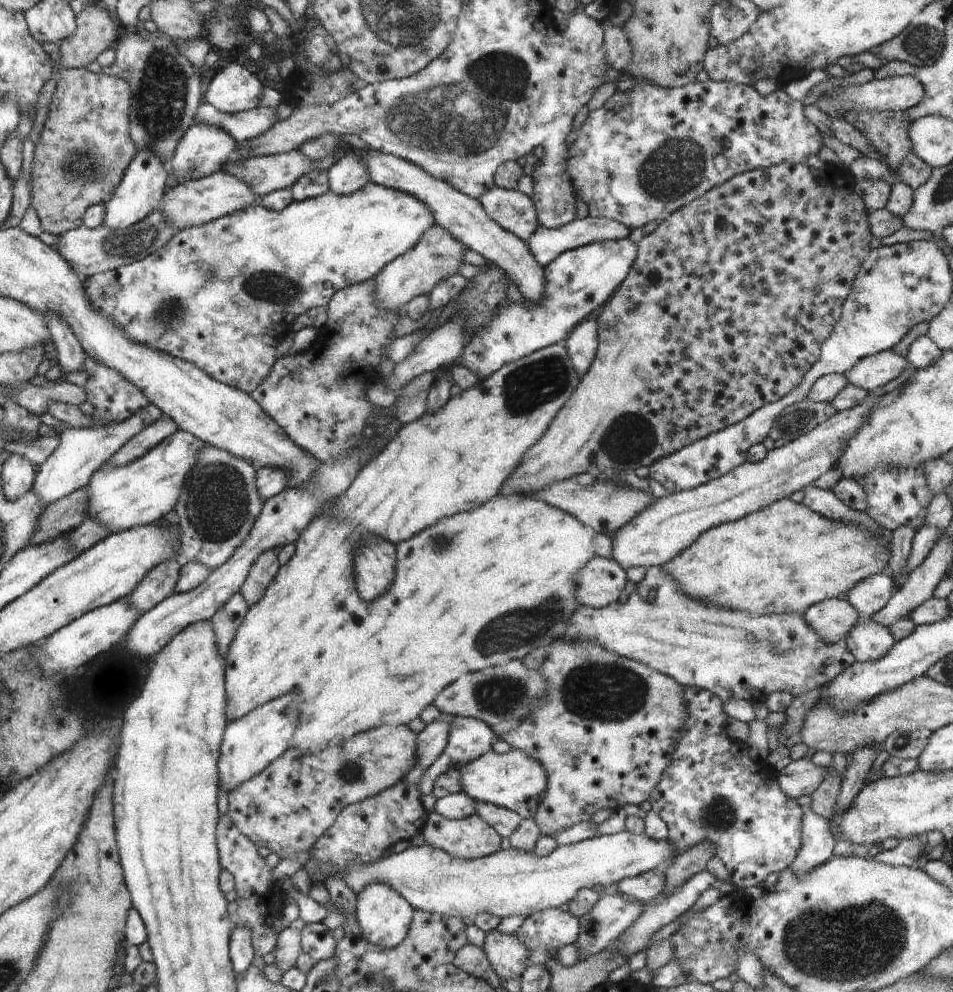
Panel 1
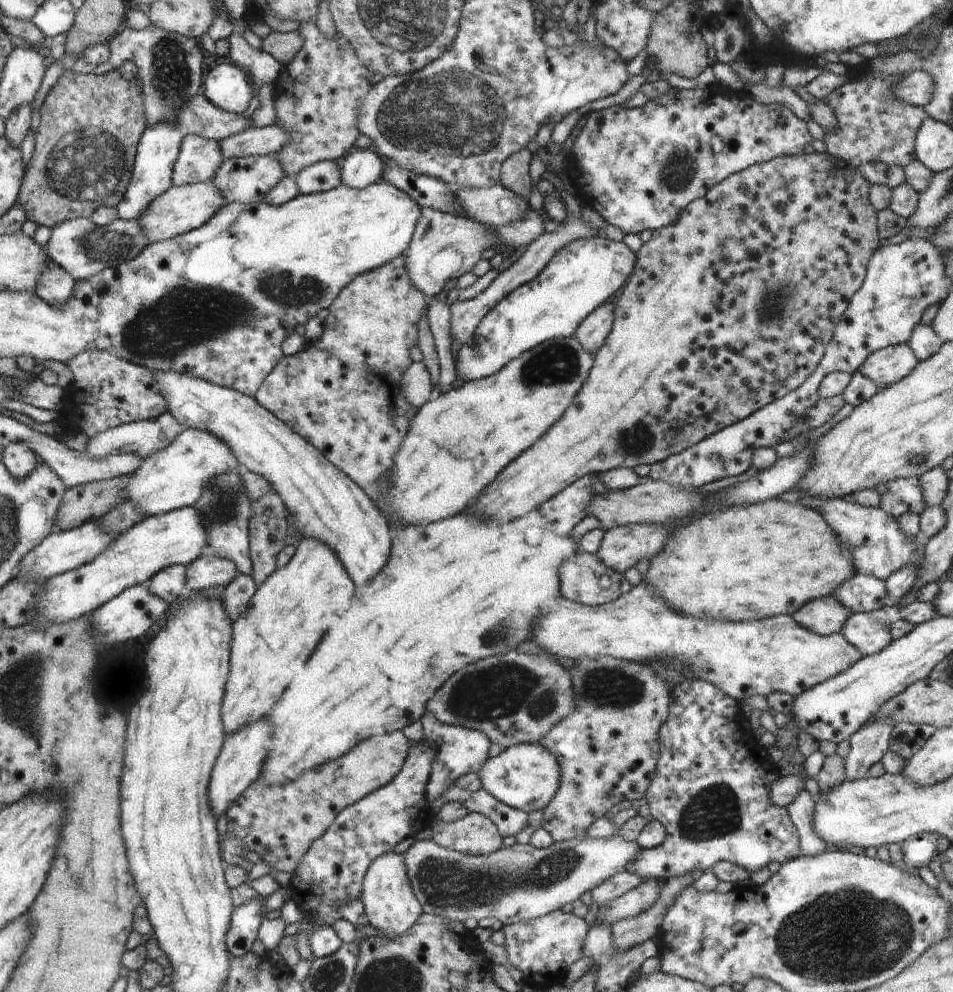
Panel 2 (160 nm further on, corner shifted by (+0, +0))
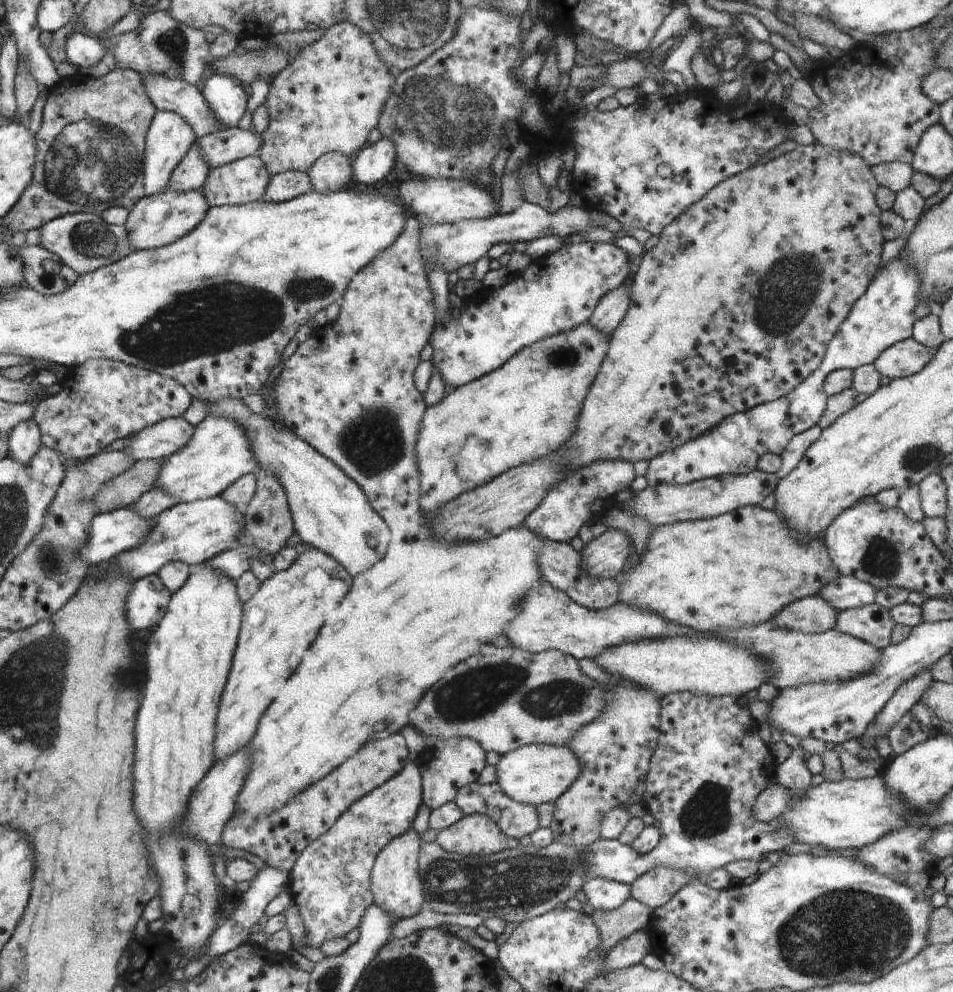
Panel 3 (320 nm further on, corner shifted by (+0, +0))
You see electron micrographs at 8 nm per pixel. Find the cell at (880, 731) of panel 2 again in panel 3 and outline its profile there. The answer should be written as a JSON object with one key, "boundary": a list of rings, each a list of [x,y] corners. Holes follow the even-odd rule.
{"boundary":[[[930,668],[921,670],[917,675],[904,681],[889,698],[885,707],[875,716],[860,740],[872,745],[876,737],[886,735],[889,728],[897,720],[900,720],[902,715],[912,708],[913,704],[921,700],[921,696],[932,681],[933,676]]]}

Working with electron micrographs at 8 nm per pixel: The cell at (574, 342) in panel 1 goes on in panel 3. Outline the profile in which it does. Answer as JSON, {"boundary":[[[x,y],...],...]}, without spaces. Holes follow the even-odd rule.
{"boundary":[[[622,283],[598,301],[588,323],[609,335],[622,322],[631,302],[631,286]]]}

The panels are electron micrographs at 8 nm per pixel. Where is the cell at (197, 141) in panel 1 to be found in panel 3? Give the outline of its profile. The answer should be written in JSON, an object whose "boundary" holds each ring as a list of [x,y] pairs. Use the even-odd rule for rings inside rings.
{"boundary":[[[196,142],[181,164],[173,170],[166,190],[179,193],[200,191],[208,180],[209,170],[209,163],[206,162],[201,147]]]}

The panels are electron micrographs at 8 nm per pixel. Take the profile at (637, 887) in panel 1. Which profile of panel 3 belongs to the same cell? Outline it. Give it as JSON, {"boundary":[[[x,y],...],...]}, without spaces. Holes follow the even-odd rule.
{"boundary":[[[602,877],[586,879],[581,890],[588,898],[589,911],[611,911],[624,904],[631,896],[631,885],[611,881]]]}

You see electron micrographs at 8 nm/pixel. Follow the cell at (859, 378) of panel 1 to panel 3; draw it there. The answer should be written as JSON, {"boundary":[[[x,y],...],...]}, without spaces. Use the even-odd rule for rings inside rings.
{"boundary":[[[910,337],[881,352],[873,363],[882,376],[899,379],[920,372],[936,353],[937,348],[924,346]]]}

